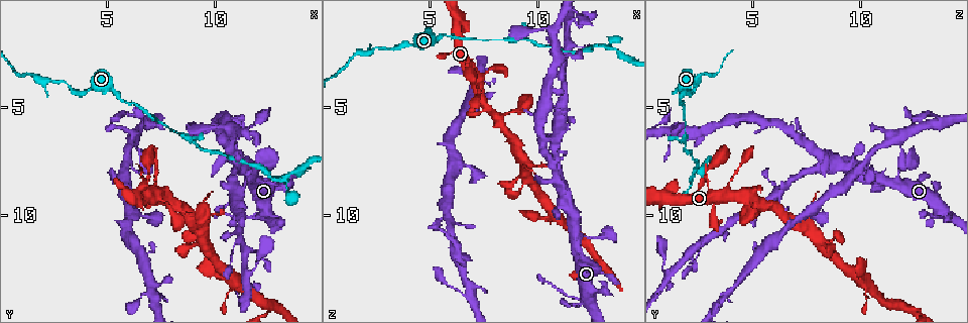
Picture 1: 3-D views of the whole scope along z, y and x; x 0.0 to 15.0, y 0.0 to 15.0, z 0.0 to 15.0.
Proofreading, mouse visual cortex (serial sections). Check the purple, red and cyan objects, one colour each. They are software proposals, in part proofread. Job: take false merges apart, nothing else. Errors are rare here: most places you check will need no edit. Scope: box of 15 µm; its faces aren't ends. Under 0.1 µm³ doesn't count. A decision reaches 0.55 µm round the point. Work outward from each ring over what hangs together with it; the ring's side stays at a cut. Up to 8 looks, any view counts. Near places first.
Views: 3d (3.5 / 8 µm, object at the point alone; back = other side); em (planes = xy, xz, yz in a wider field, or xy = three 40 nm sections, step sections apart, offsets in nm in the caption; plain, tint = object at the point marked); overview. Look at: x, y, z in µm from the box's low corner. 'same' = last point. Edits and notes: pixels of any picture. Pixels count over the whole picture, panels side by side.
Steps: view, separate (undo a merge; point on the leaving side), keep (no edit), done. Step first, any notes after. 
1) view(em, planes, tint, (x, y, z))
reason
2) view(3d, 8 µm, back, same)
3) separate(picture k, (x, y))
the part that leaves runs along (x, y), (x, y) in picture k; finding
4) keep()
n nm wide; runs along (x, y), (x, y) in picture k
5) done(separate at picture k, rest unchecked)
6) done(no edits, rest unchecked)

view(3d, 3.5 µm, (2.5, 3.9, 2.2))
sudden change in width

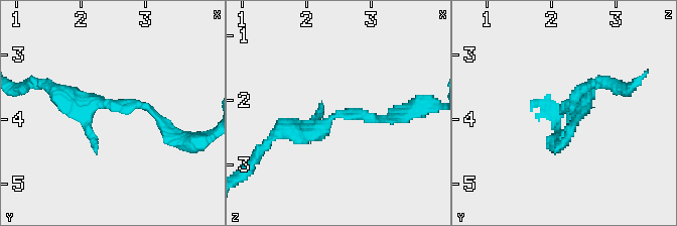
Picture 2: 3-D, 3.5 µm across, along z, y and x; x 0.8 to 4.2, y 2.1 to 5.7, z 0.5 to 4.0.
view(em, xy, step 1, tint, (2.60, 3.75, 2.20))
need the tissue

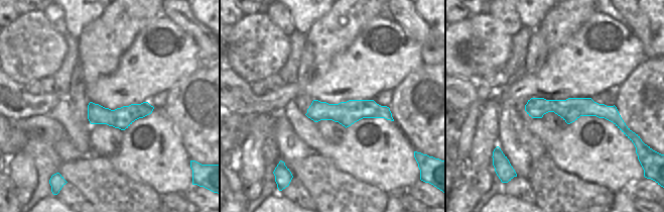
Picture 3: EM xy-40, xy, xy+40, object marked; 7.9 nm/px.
keep()
all the same cell

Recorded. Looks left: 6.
view(3d, 3.5 µm, (6.9, 8.0, 2.9))
sharp bend

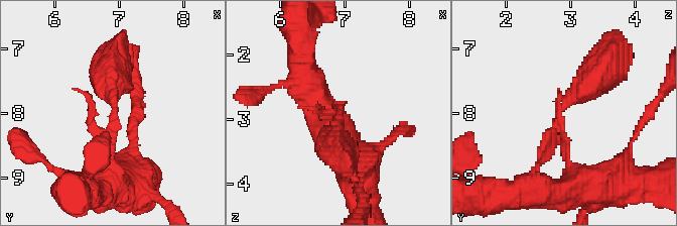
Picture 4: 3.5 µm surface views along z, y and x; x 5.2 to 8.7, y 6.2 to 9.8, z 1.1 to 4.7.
view(em, planes, plain, (6.95, 8.05, 2.80))
shape alone is not enough

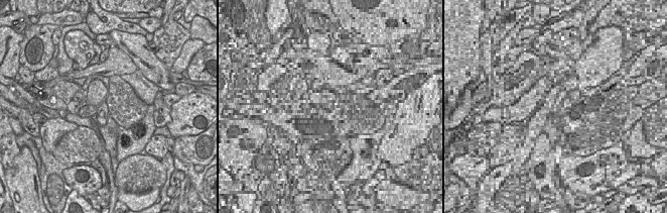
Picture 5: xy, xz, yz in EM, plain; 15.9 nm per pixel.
view(em, planes, tint, same)

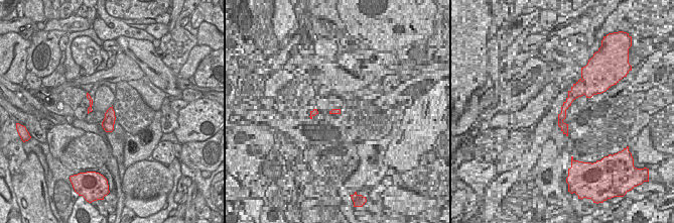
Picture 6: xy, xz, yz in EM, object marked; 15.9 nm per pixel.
keep()
runs along (574, 187), (556, 115), (604, 66) in picture 4; all the same cell

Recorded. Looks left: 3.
view(3d, 3.5 µm, (11.0, 7.6, 8.3))
two arms in line, one across

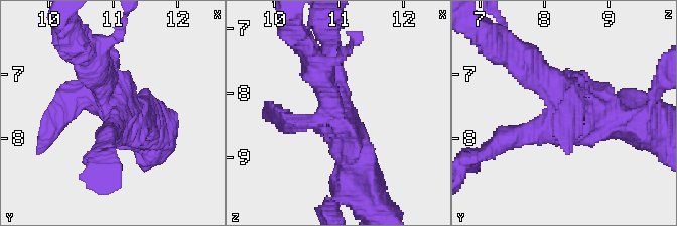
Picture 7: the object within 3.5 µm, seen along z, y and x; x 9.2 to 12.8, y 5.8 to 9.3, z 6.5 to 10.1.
keep()
runs along (631, 122), (574, 110), (530, 70) in picture 7; all the same cell

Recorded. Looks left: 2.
view(3d, 3.5 µm, back, (12.9, 8.4, 2.1))
sharp bend

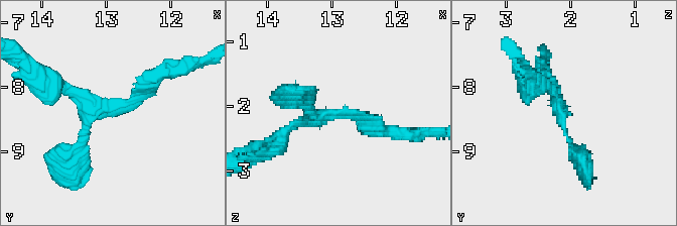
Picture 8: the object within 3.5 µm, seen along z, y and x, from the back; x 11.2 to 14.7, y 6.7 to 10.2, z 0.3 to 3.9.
view(em, planes, tint, (12.85, 8.30, 2.10))
shape alone is not enough

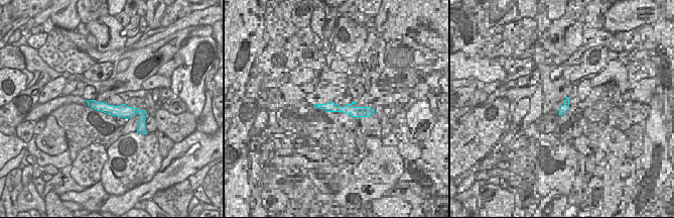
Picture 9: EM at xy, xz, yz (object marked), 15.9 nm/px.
keep()
runs along (91, 103), (112, 110), (136, 110) in picture 9; one cell here

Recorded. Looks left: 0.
done(no edits, rest unchecked)

